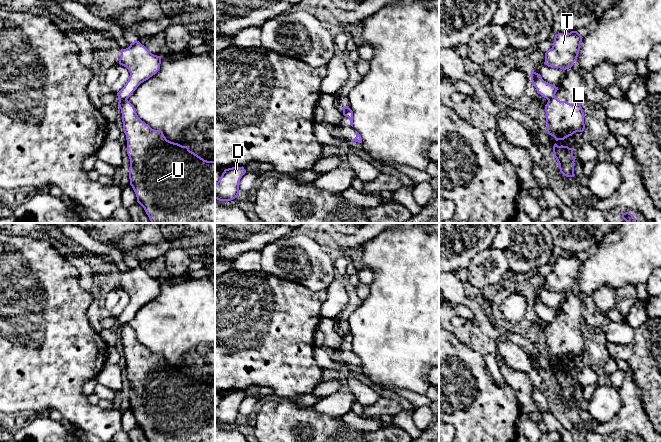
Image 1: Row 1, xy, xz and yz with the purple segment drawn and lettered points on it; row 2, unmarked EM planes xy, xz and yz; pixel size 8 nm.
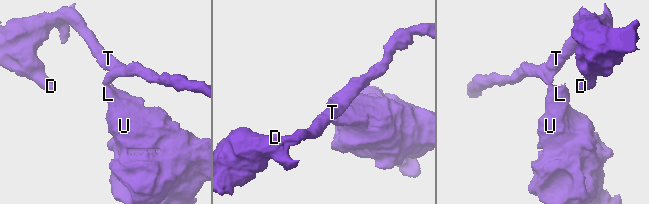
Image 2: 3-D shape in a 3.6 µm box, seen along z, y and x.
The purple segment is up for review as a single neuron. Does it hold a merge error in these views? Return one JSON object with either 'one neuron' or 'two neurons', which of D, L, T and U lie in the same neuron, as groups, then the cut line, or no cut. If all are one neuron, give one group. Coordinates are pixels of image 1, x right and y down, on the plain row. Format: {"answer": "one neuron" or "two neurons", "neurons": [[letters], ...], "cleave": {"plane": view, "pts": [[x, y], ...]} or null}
{"answer": "two neurons", "neurons": [["D", "T"], ["L", "U"]], "cleave": {"plane": "xy", "pts": [[126, 322], [119, 325]]}}

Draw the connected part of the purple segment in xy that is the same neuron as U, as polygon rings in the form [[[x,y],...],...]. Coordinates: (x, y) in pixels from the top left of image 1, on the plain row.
[[[126,323],[118,326],[130,383],[129,403],[137,426],[149,442],[215,442],[215,385],[207,385],[187,370],[171,366],[163,356],[142,345]]]

